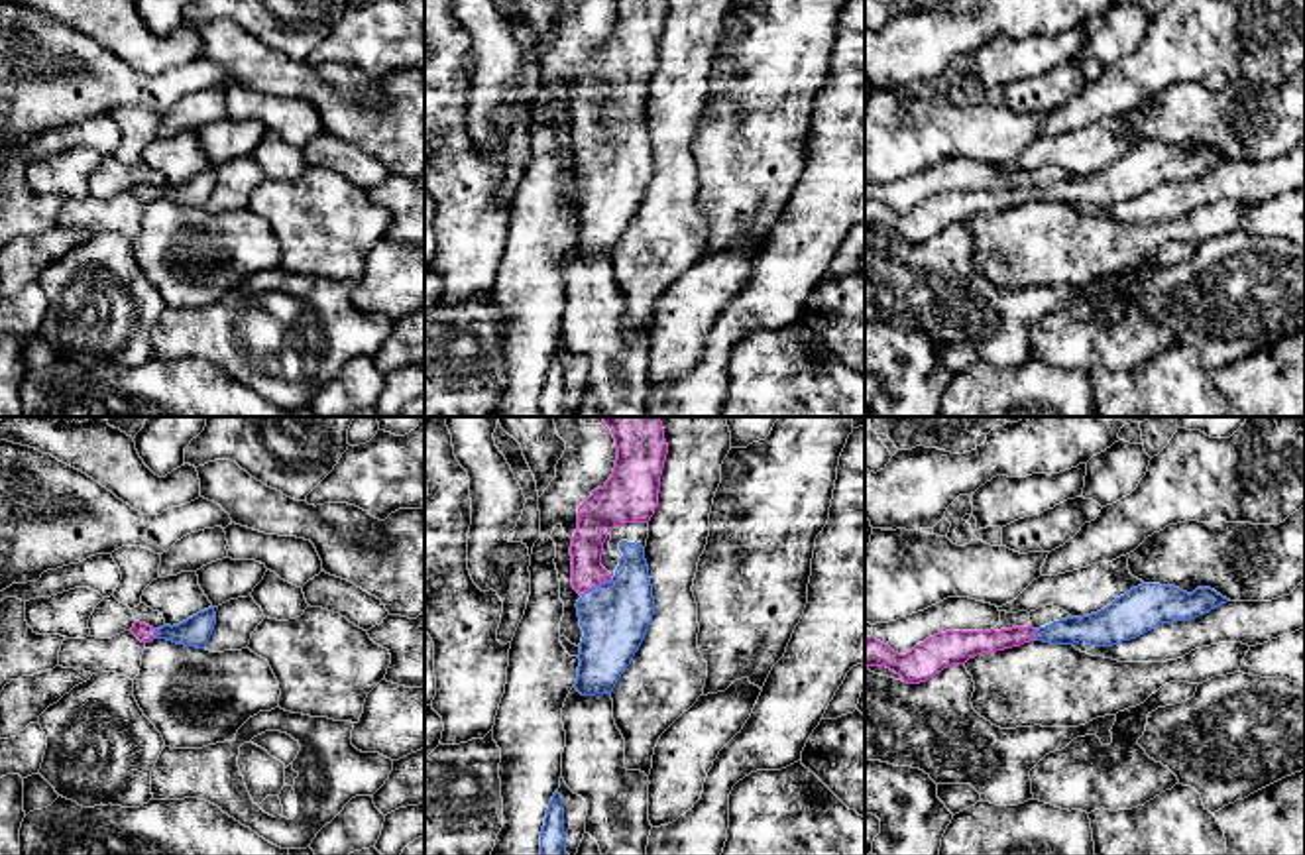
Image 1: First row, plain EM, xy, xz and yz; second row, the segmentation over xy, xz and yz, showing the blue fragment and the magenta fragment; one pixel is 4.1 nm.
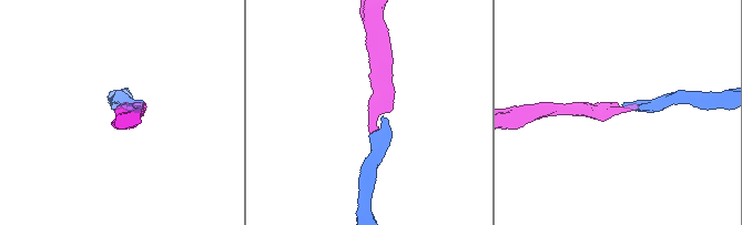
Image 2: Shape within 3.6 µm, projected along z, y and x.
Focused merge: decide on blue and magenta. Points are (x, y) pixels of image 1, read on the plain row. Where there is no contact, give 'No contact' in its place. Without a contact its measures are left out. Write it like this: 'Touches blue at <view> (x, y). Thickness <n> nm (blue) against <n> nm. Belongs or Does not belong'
Touches blue at xz (596, 146). Thickness 280 nm (blue) against 130 nm. Belongs

